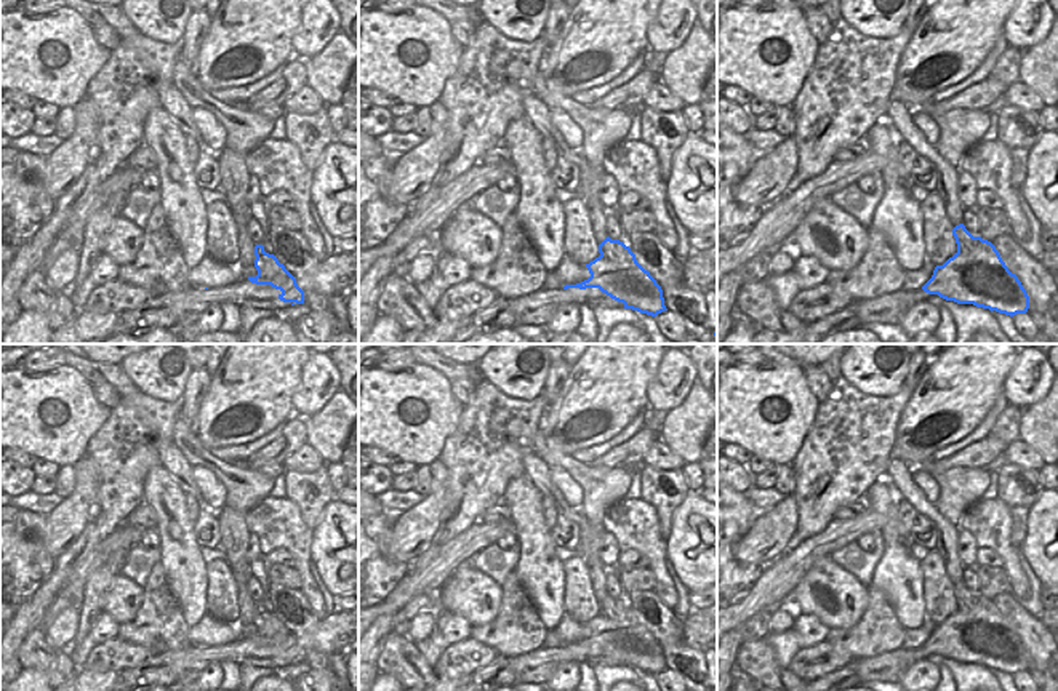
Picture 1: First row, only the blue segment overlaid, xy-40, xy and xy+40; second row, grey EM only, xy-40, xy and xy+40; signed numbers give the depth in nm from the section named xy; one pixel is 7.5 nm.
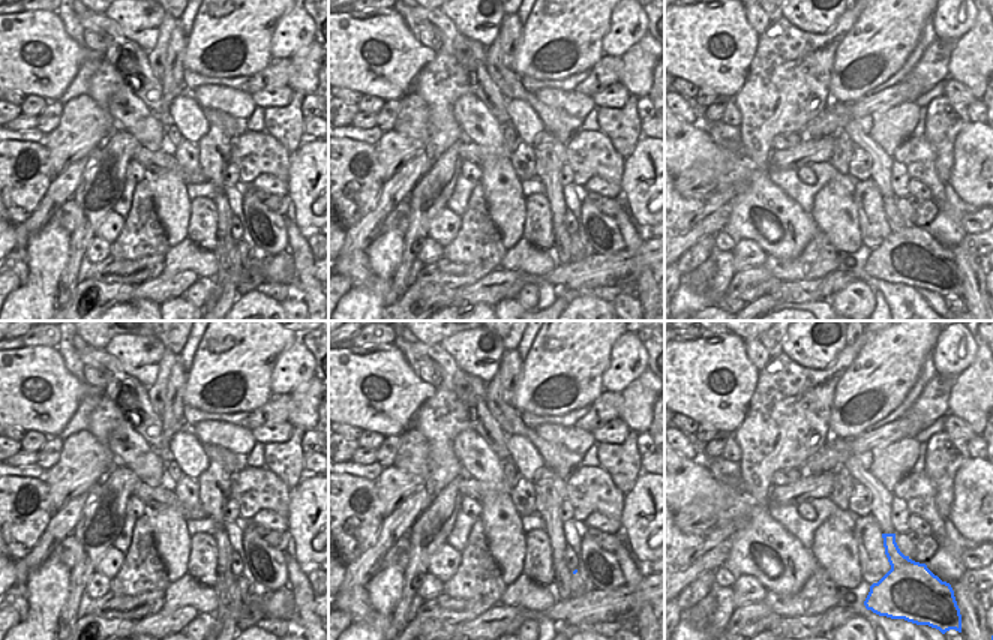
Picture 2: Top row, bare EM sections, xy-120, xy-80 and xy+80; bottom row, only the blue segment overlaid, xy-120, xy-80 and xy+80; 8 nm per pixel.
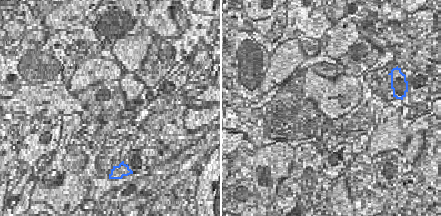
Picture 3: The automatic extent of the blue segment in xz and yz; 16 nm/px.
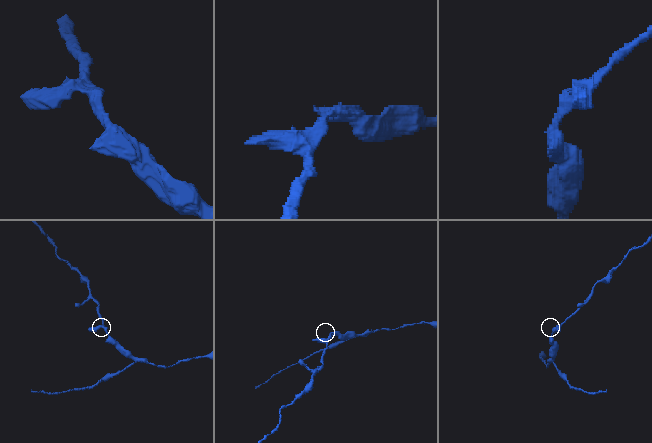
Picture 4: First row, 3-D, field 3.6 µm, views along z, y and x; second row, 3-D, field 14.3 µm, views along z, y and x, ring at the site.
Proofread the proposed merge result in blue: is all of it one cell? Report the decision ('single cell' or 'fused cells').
fused cells

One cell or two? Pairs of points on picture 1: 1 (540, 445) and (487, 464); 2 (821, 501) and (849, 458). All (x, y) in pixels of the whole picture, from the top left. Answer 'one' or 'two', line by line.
1: two
2: one

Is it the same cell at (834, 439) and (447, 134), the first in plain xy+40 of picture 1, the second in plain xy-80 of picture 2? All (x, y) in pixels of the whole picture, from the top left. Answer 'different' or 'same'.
same

